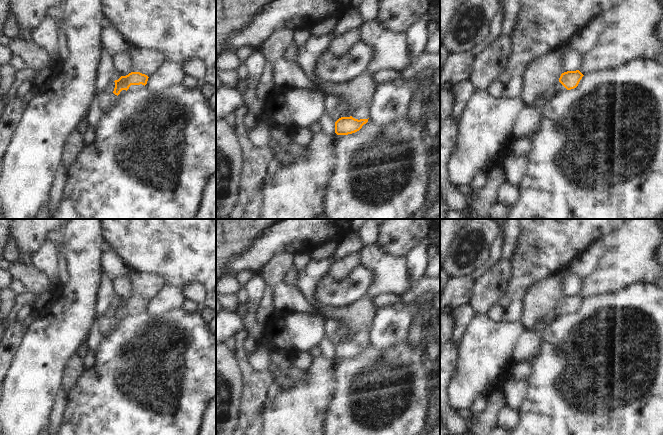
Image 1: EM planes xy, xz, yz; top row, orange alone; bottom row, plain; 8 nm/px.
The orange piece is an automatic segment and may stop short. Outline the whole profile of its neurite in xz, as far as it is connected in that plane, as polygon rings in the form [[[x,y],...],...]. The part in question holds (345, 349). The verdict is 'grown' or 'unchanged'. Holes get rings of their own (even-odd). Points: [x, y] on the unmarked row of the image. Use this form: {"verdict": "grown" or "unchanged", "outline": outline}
{"verdict": "grown", "outline": [[[361,328],[355,332],[350,341],[341,341],[335,346],[337,359],[348,359],[359,355],[368,346],[369,331]]]}

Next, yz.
{"verdict": "grown", "outline": [[[567,295],[561,298],[559,306],[552,312],[546,315],[544,318],[547,320],[555,320],[566,314],[574,313],[578,310],[580,304],[584,299],[579,295]]]}

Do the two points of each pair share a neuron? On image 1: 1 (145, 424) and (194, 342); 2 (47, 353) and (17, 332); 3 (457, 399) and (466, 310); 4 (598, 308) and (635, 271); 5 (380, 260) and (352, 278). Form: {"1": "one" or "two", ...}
{"1": "one", "2": "two", "3": "two", "4": "two", "5": "two"}

